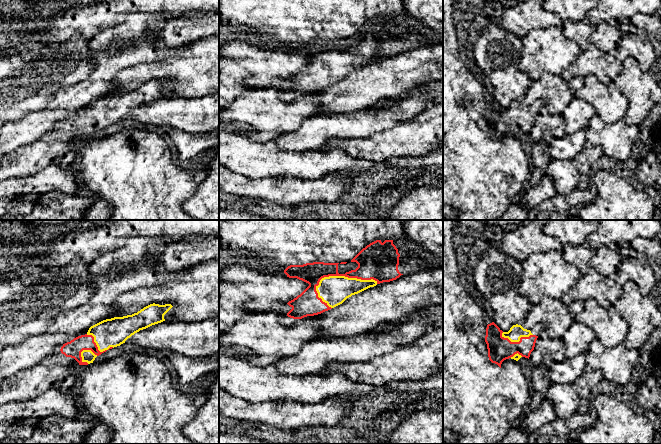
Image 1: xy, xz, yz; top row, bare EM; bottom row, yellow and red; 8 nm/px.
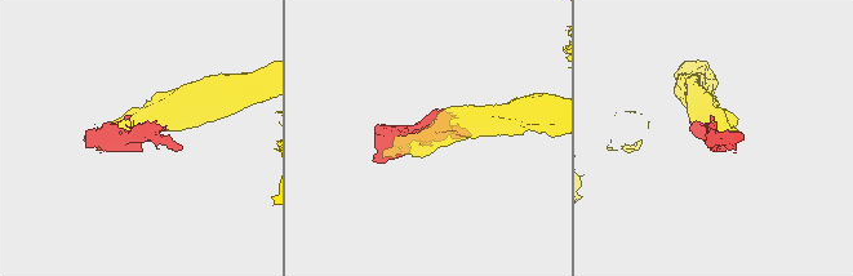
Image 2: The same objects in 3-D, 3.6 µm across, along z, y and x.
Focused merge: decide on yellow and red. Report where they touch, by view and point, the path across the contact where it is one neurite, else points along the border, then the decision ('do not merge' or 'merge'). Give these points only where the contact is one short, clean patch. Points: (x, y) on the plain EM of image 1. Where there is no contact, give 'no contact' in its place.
contact xz (343, 52); merge

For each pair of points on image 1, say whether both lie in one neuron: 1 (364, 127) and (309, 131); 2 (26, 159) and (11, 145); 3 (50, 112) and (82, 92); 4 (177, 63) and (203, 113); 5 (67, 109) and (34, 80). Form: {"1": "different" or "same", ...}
{"1": "same", "2": "different", "3": "same", "4": "different", "5": "different"}

